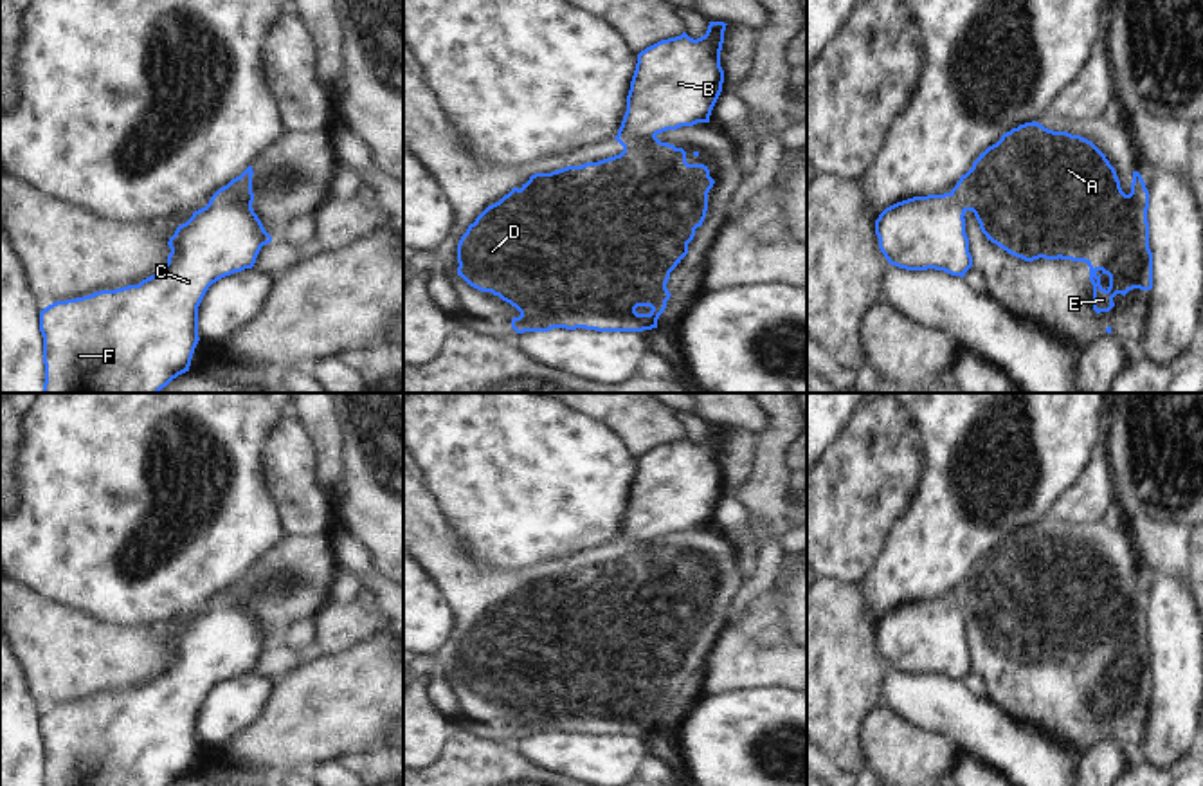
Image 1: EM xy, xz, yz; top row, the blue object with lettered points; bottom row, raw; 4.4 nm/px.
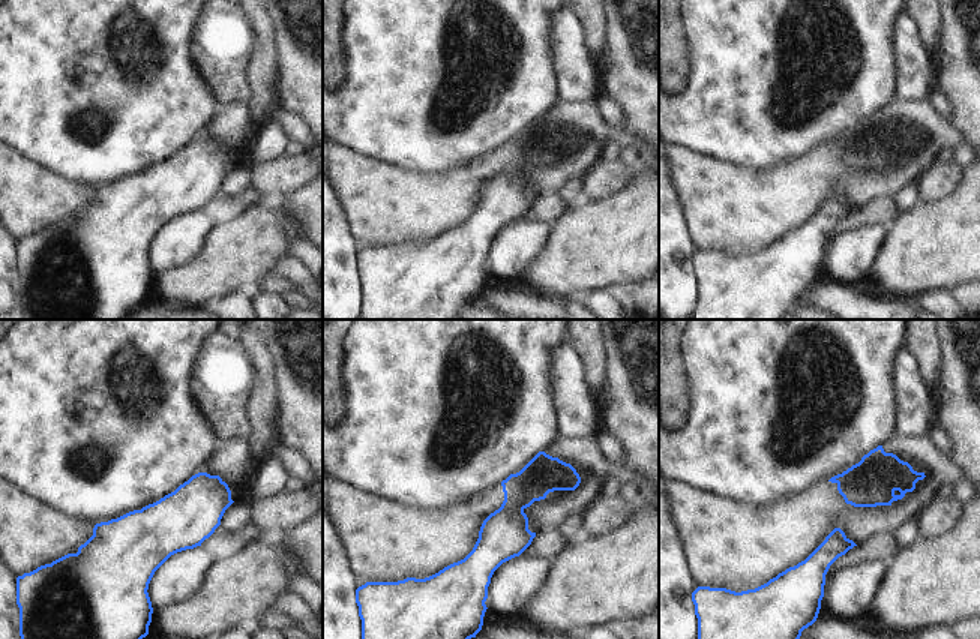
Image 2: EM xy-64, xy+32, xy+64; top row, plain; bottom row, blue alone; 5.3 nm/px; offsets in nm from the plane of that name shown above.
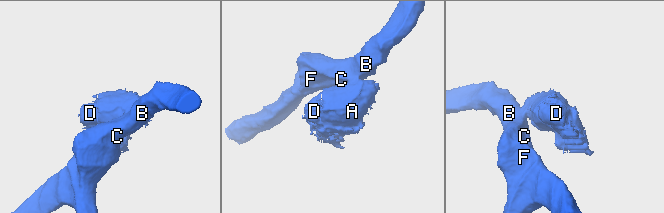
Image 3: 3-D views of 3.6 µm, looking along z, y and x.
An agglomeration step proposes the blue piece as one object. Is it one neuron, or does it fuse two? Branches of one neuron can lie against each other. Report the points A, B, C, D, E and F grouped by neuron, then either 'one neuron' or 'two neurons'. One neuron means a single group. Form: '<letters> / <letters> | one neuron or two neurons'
A D E / B C F | two neurons

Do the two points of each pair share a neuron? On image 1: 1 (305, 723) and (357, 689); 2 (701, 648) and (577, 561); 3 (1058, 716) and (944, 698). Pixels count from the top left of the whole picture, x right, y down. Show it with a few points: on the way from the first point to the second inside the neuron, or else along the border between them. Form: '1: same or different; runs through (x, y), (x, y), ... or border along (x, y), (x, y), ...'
1: same; runs through (317, 711), (330, 703), (344, 702)
2: same; runs through (670, 617), (633, 617), (607, 592)
3: different; border along (987, 696), (1016, 720), (1038, 727)

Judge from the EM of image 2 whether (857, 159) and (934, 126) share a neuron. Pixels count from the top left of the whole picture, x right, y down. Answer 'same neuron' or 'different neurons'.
same neuron

